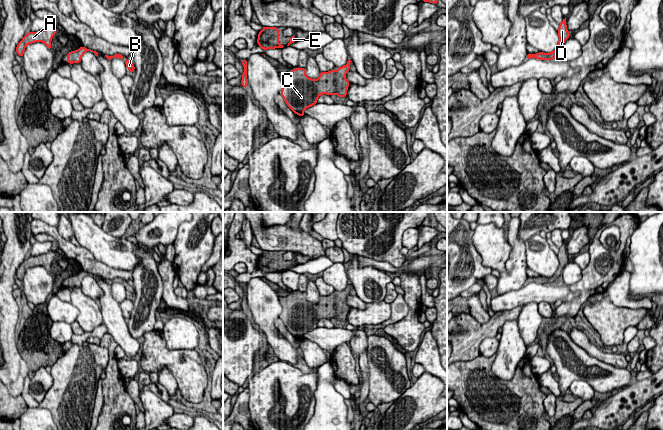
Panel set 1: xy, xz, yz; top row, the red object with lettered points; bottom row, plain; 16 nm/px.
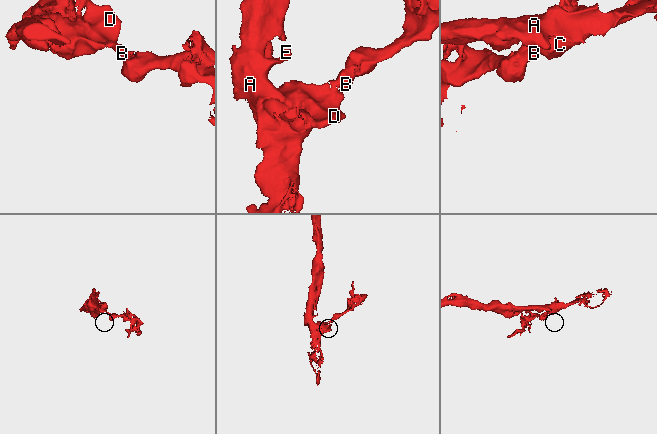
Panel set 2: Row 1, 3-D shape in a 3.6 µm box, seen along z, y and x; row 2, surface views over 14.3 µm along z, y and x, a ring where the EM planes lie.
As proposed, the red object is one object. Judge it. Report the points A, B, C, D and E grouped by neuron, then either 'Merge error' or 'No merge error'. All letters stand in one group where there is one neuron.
Groups: A B C D E. No merge error

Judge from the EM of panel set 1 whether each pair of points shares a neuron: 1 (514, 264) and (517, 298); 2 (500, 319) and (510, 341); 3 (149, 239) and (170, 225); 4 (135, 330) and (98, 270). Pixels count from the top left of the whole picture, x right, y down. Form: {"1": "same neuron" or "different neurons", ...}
{"1": "different neurons", "2": "different neurons", "3": "same neuron", "4": "different neurons"}

